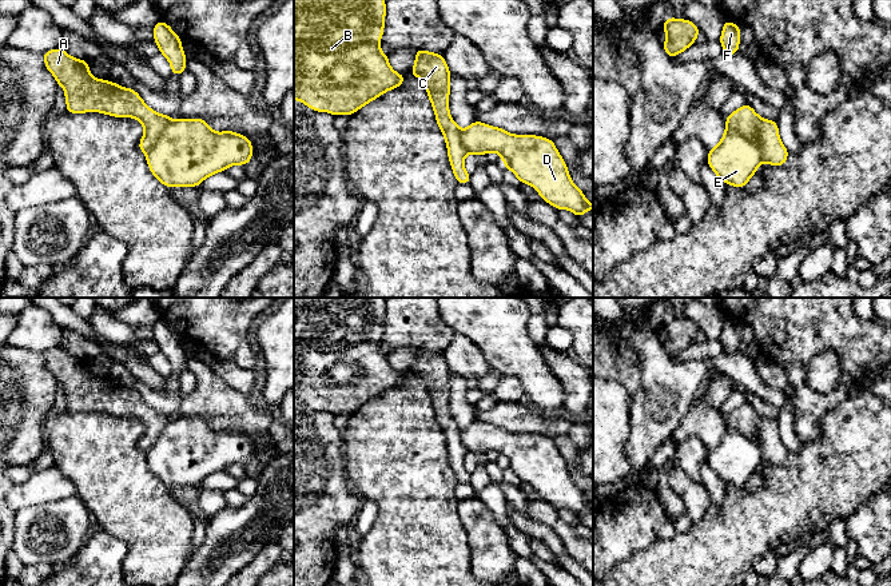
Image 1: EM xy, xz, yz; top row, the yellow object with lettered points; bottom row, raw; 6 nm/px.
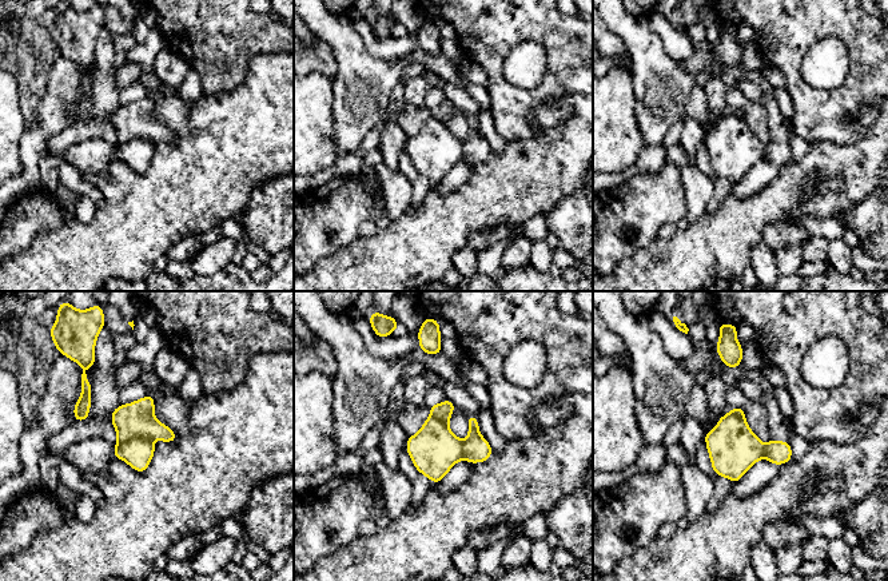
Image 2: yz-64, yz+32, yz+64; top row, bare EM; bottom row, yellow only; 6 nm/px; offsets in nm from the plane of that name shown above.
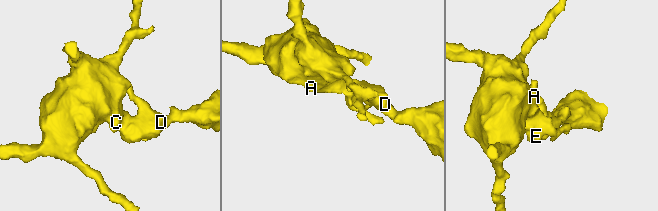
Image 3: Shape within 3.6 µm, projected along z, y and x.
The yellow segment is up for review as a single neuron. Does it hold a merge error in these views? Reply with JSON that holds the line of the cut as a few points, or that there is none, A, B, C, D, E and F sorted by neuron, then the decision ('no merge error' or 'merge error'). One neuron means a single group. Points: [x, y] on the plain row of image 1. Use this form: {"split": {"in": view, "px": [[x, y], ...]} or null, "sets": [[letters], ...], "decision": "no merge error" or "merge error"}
{"split": {"in": "yz", "px": [[726, 427], [739, 430], [752, 439], [764, 459]]}, "sets": [["A", "B", "C"], ["D", "E", "F"]], "decision": "merge error"}

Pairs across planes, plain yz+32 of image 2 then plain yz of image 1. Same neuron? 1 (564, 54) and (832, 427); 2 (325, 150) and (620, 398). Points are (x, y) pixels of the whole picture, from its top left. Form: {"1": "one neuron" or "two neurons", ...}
{"1": "two neurons", "2": "one neuron"}

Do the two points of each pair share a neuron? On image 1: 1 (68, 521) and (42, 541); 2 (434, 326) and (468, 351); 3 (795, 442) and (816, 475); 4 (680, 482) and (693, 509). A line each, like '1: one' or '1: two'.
1: one
2: two
3: two
4: one

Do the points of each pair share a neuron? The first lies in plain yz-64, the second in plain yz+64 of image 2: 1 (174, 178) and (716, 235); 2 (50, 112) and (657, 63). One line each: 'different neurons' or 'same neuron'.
1: same neuron
2: same neuron

